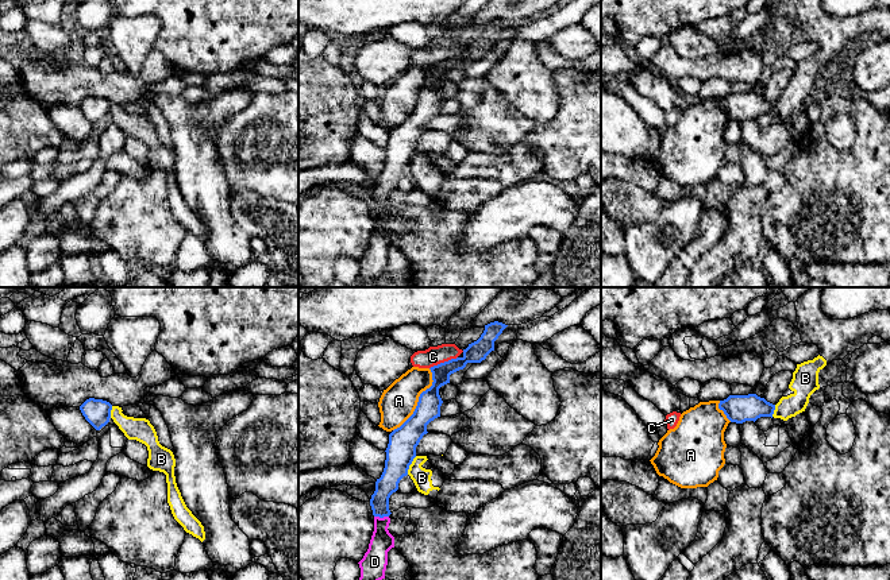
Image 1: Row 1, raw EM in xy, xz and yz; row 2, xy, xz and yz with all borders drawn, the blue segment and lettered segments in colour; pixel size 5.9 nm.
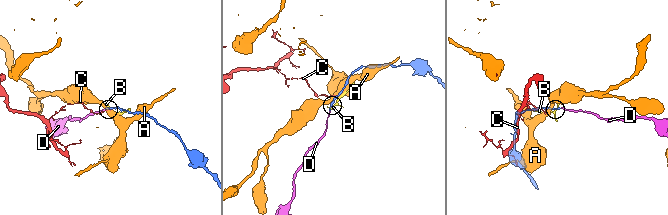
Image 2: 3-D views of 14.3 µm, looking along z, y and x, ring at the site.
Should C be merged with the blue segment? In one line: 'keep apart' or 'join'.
keep apart

